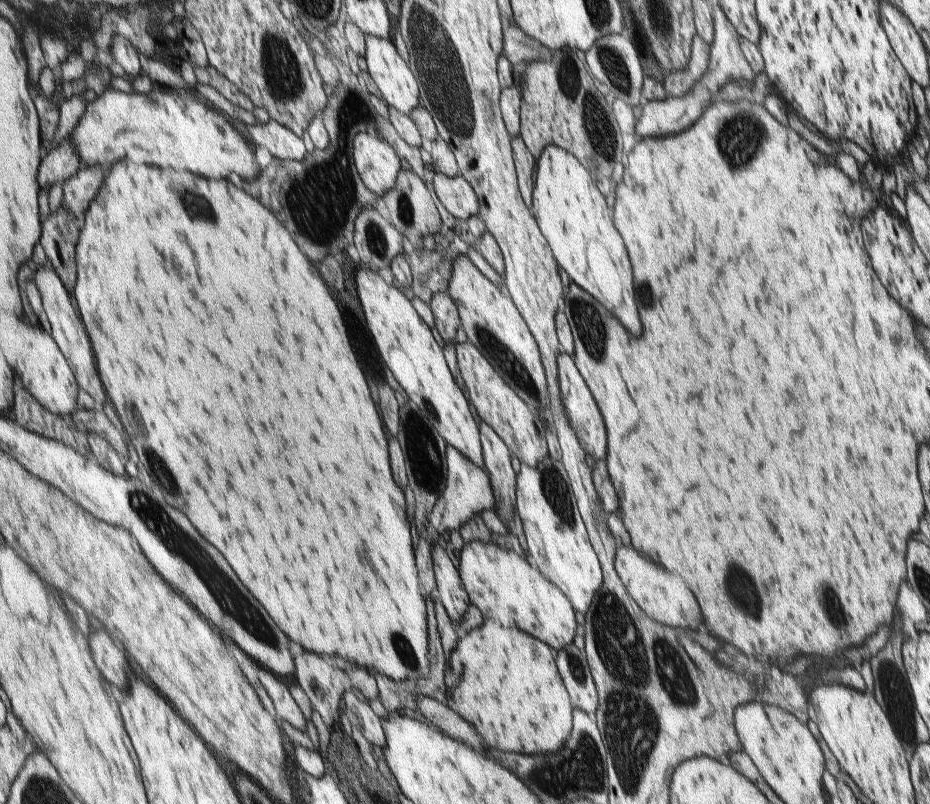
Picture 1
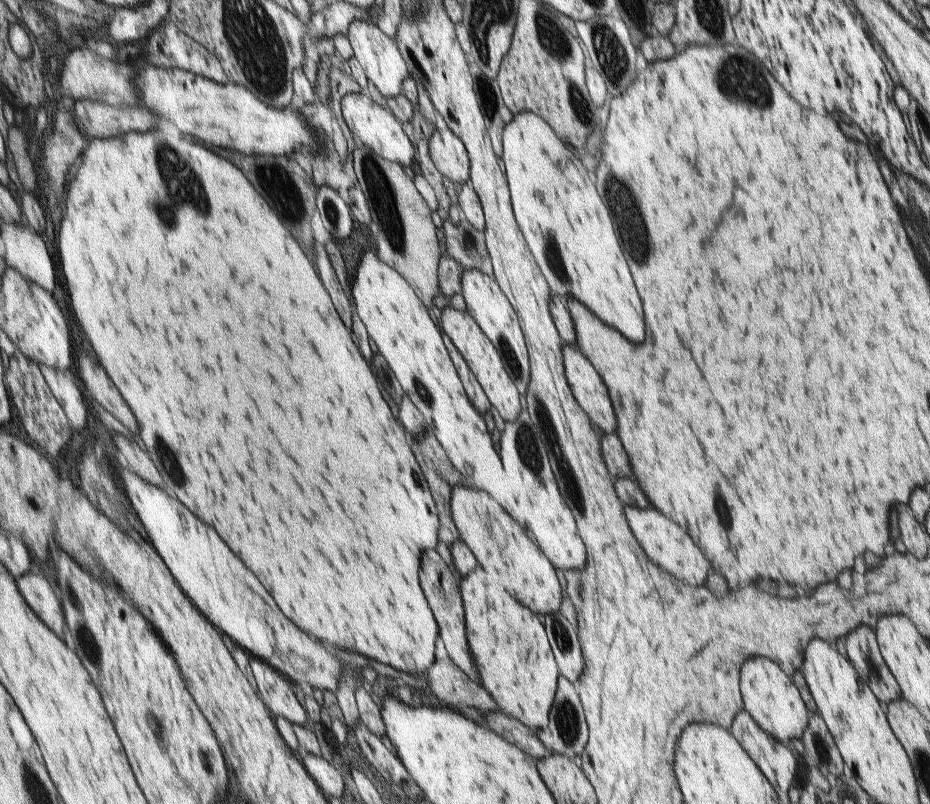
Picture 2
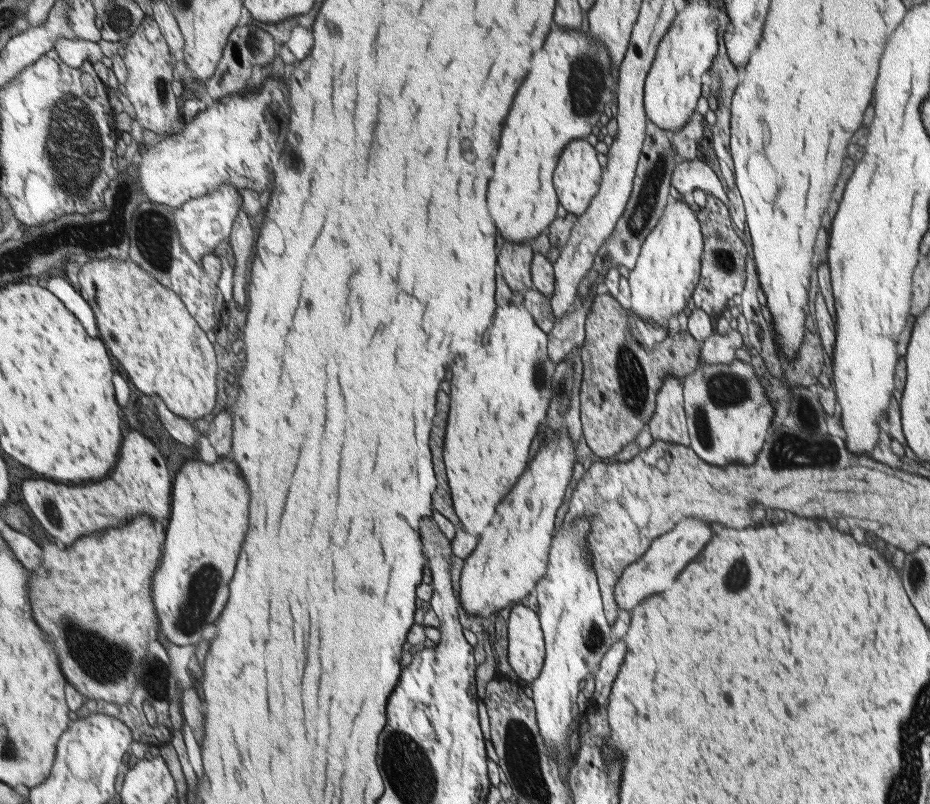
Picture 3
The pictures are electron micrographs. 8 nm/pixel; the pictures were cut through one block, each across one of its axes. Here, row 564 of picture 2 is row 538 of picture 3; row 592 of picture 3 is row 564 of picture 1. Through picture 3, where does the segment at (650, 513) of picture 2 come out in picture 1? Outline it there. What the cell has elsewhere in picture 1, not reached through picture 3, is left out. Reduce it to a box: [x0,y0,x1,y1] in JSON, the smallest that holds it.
[615,547,702,630]

